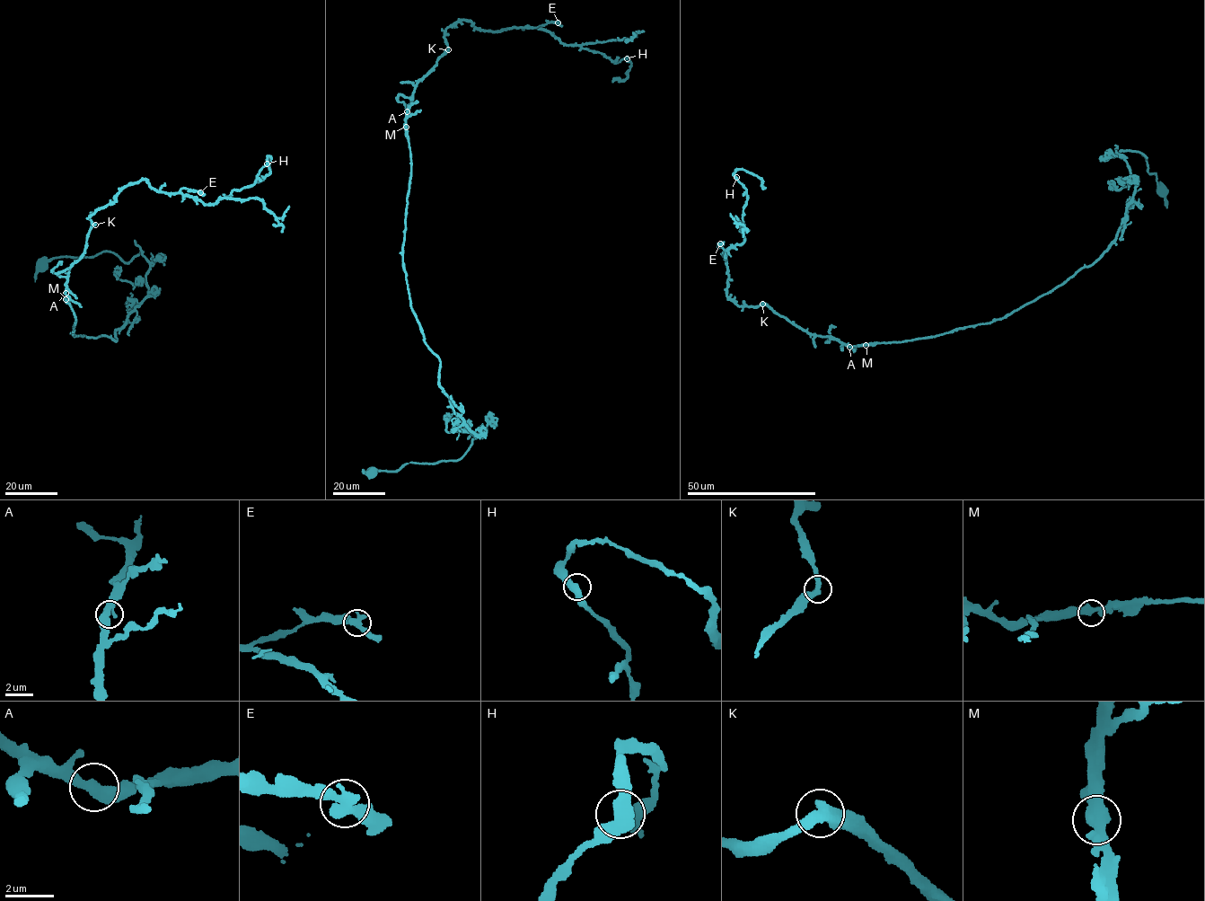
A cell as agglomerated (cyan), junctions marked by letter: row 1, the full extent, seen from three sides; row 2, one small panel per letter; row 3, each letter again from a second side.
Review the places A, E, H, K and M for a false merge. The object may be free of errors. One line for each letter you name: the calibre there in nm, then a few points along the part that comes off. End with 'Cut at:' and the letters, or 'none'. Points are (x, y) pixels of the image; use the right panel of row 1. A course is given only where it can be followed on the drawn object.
Cut at: none

